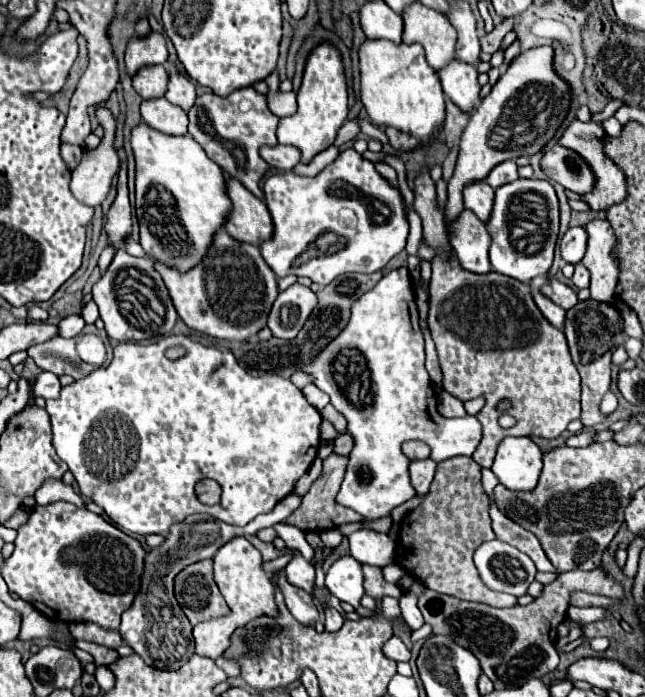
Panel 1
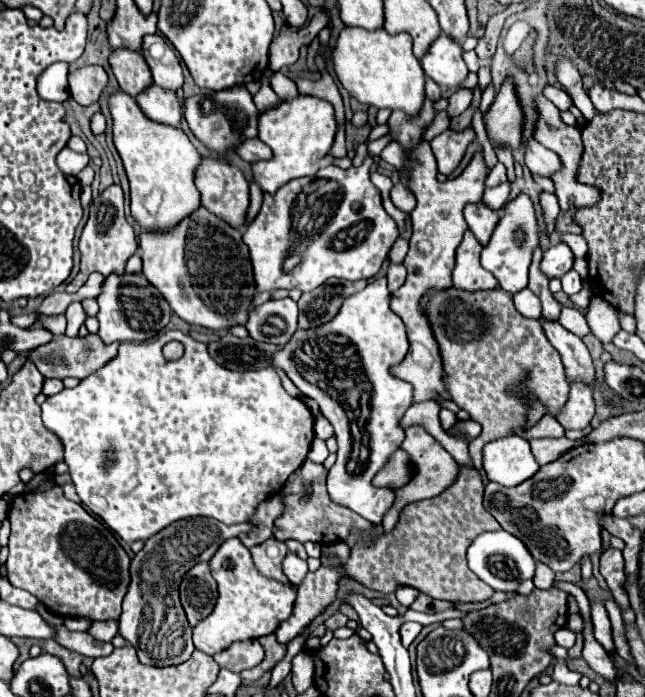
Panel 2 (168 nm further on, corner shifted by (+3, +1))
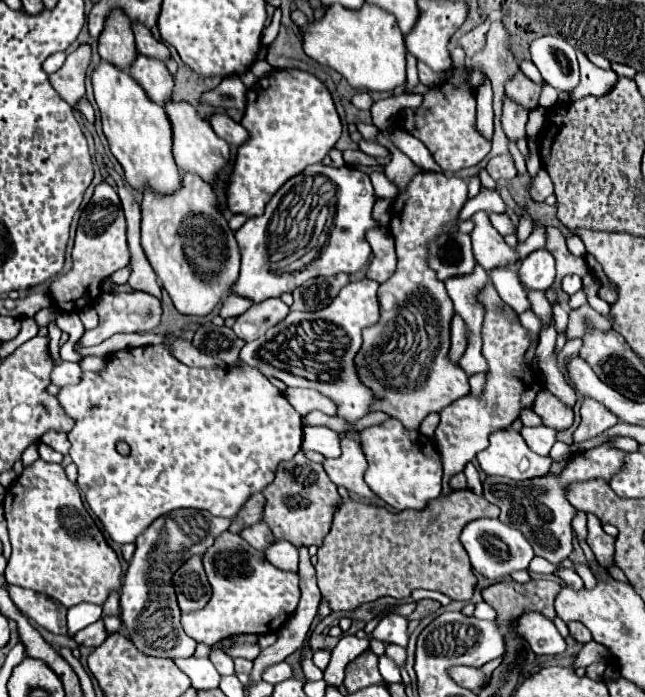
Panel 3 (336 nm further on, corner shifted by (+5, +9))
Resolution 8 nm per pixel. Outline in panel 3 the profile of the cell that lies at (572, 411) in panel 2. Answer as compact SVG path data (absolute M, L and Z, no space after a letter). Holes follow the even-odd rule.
M544 388L538 394L538 400L534 404L534 412L542 418L542 424L554 430L566 430L574 422L574 410L566 408L554 394Z

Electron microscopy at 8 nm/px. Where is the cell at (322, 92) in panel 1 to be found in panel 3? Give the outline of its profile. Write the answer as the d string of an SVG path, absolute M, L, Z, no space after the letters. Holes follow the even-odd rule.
M276 68L274 72L260 78L254 88L246 92L246 112L242 124L250 136L236 152L234 168L226 184L226 204L232 214L244 214L246 218L262 216L266 204L278 192L278 188L292 176L300 174L306 166L318 164L334 148L342 132L332 94L324 82L298 68Z

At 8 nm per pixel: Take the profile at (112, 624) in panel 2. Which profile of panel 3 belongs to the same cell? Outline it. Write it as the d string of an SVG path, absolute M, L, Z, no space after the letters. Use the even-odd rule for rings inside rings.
M110 592L106 604L102 604L104 616L116 616L120 610L120 592Z

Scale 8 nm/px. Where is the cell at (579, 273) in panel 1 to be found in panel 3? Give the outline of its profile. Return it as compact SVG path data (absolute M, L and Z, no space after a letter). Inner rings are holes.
M568 274L568 276L564 276L564 280L562 280L562 290L566 292L566 294L574 294L574 292L578 292L582 288L582 280L580 280L580 276L574 276L574 274Z

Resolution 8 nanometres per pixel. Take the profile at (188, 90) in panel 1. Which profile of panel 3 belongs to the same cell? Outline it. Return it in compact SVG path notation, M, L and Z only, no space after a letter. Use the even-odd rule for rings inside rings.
M132 22L132 32L136 36L136 48L140 54L144 56L150 56L150 58L158 58L162 62L166 62L170 58L170 50L166 44L162 42L156 42L154 36L150 34L150 30L140 24L140 22Z

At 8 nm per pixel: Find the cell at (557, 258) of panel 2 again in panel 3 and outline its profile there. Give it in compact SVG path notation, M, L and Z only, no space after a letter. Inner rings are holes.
M536 250L526 256L518 268L518 278L526 290L546 292L556 276L554 256L548 250Z

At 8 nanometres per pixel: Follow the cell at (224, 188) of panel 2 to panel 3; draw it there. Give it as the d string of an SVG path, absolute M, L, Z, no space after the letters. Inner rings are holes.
M172 98L166 100L164 106L168 120L172 124L172 152L174 152L174 160L180 168L188 170L188 172L196 172L202 180L212 182L216 178L216 174L226 166L226 158L230 158L230 146L226 144L226 140L218 138L212 132L212 126L198 116L198 112L192 108L192 104L188 102L174 102Z

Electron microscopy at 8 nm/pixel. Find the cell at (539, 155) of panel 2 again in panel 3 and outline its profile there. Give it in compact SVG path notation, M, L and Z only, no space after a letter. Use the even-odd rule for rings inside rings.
M504 96L504 104L502 104L502 128L506 132L508 138L518 140L524 138L524 124L528 122L528 112L520 106L514 104L514 100L510 100L508 96Z

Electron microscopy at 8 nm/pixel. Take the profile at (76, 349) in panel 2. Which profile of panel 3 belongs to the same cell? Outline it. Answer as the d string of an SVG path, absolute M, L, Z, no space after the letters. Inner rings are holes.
M114 334L108 340L104 340L98 346L90 346L90 348L76 348L76 352L80 352L82 356L110 356L112 352L118 352L122 348L132 348L132 346L150 346L150 344L158 344L162 336L156 334Z

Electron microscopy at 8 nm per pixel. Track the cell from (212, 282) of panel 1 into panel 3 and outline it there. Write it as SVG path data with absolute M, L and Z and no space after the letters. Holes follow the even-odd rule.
M182 170L182 188L170 196L144 192L142 248L180 314L210 314L238 278L240 250L234 232L218 212L212 188L194 172Z

